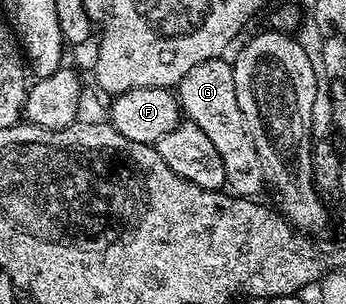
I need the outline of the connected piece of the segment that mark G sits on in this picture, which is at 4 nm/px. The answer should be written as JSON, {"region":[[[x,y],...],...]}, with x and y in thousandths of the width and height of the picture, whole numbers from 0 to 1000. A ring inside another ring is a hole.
{"region":[[[647,188],[613,191],[552,224],[552,237],[540,237],[540,250],[512,273],[506,306],[526,378],[587,421],[587,434],[598,434],[598,461],[621,474],[621,500],[633,500],[633,526],[645,526],[650,612],[699,651],[740,655],[769,592],[749,539],[749,500],[737,500],[737,474],[708,418],[702,368],[691,368],[691,329],[679,329],[671,201]]]}

